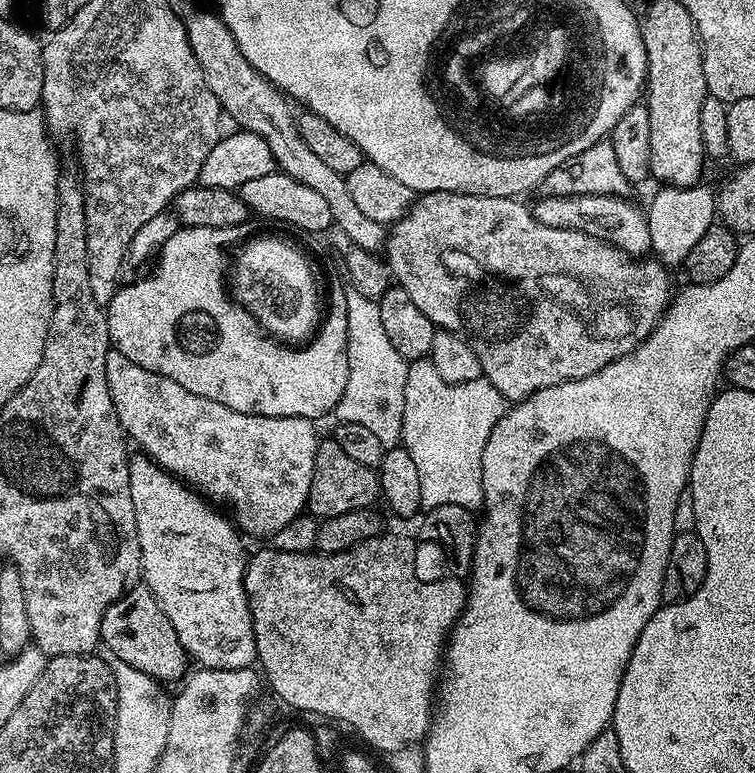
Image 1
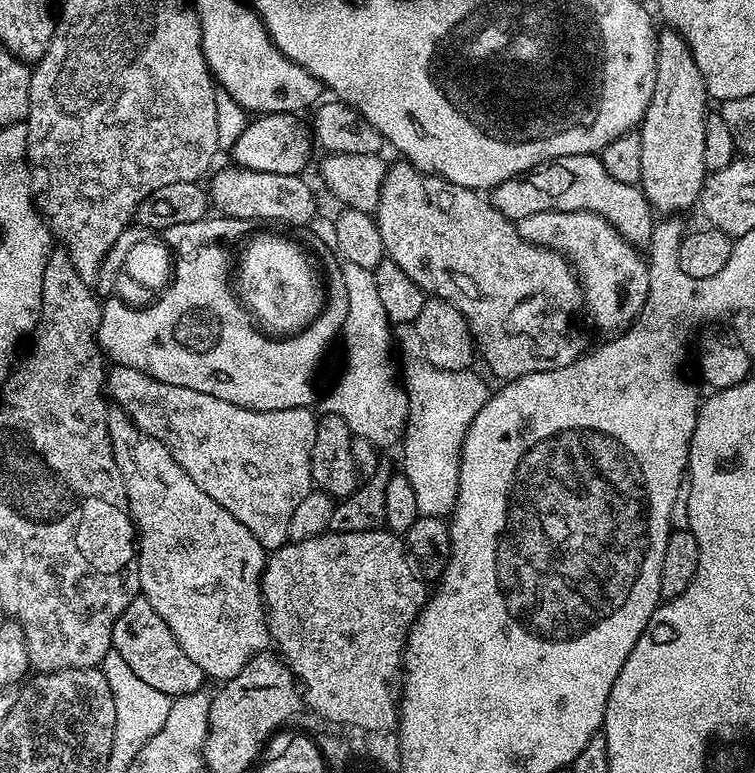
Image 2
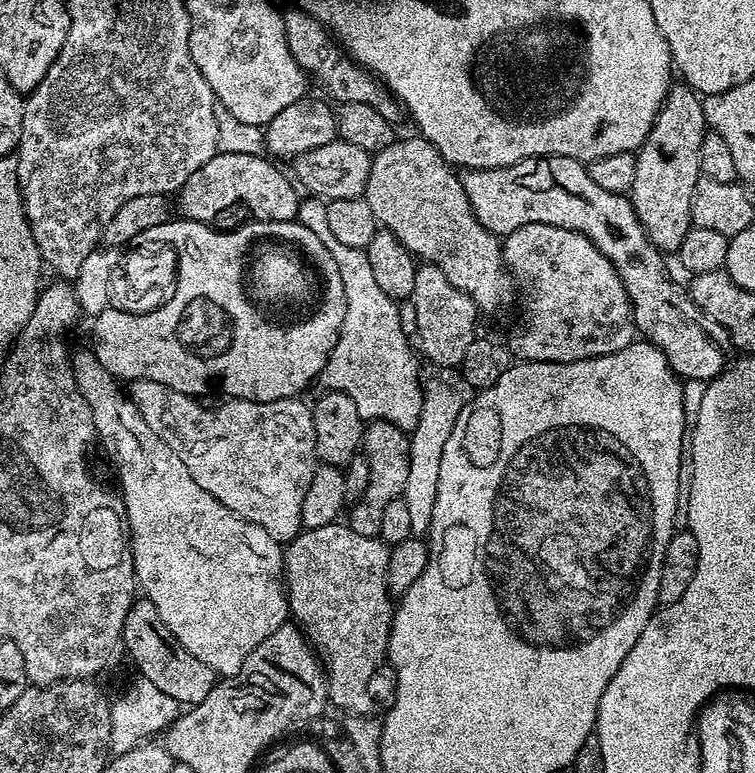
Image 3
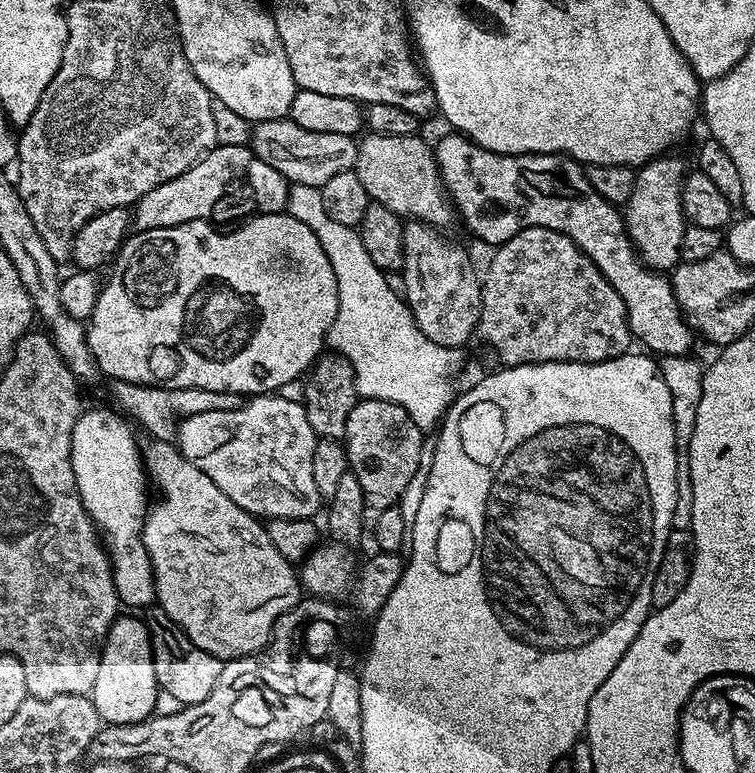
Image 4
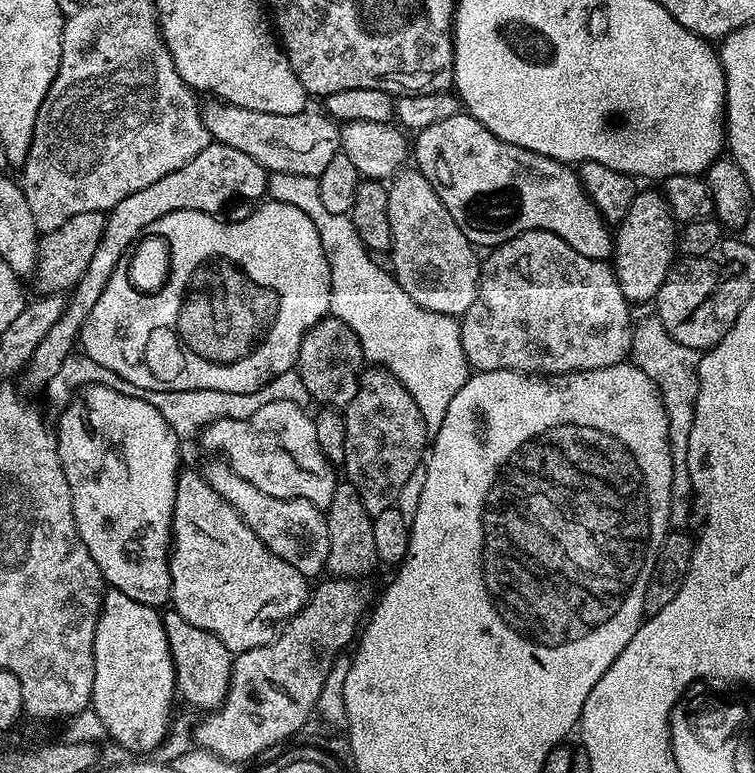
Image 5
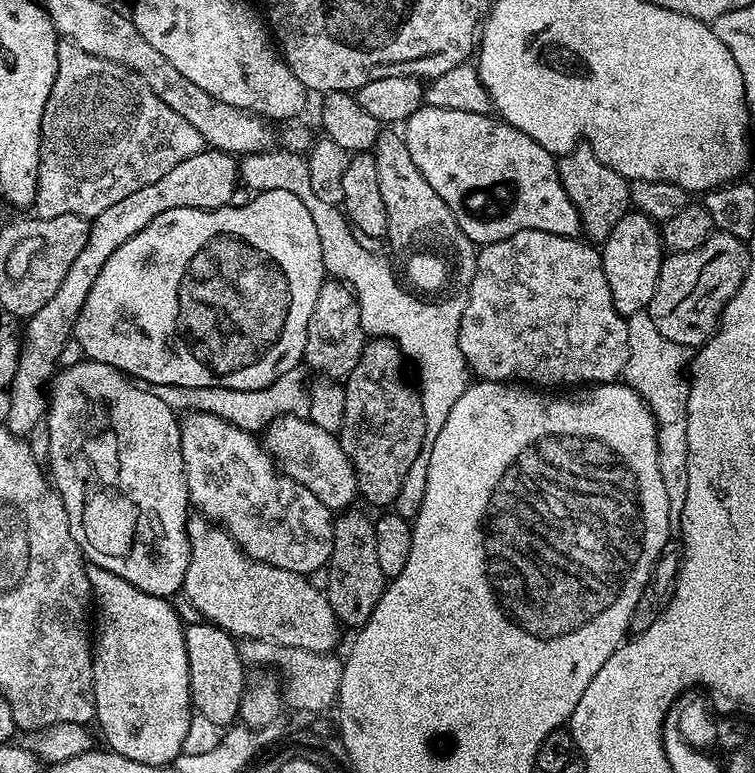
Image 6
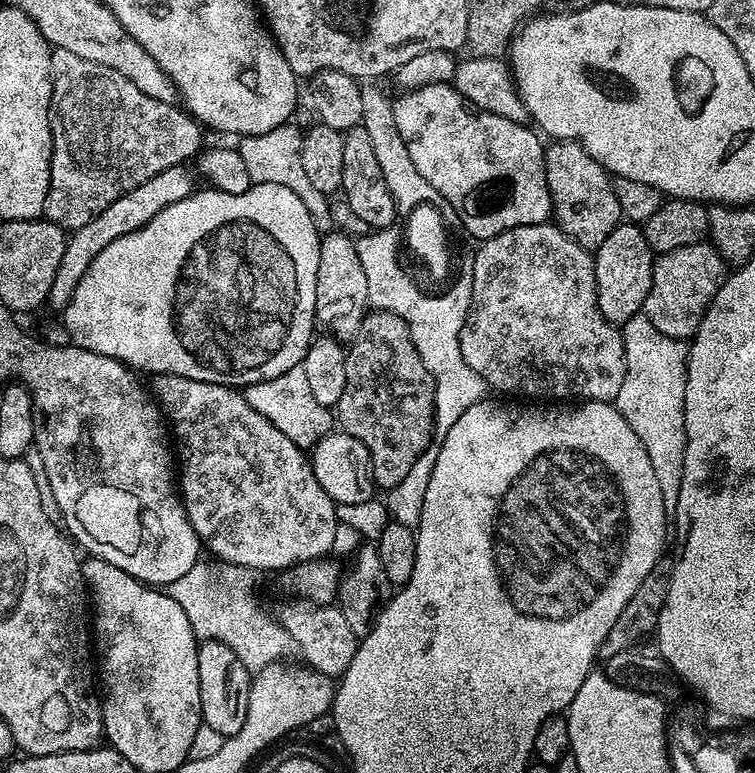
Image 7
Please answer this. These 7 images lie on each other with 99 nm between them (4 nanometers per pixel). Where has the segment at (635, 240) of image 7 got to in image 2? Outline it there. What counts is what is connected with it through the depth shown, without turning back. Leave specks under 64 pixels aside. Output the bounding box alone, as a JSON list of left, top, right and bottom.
[638,30,710,214]

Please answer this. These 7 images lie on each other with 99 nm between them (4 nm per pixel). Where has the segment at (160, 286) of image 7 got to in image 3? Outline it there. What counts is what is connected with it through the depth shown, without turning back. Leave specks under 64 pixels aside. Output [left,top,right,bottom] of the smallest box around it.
[92,218,346,404]

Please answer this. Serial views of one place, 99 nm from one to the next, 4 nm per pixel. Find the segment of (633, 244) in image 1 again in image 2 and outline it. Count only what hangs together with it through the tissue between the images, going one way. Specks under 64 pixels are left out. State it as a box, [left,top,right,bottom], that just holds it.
[515,212,648,338]

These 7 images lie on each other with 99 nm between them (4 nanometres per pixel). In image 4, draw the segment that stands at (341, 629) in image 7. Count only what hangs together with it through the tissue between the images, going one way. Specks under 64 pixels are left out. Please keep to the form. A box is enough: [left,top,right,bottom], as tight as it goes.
[142,439,302,662]

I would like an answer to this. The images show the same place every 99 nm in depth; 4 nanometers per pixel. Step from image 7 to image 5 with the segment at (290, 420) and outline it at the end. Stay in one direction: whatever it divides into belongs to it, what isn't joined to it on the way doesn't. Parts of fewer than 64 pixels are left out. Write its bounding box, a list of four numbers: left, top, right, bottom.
[146,370,310,438]

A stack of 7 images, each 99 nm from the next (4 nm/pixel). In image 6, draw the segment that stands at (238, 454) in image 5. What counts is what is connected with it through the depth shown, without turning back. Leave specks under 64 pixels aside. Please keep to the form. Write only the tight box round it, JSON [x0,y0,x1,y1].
[266,416,358,510]

